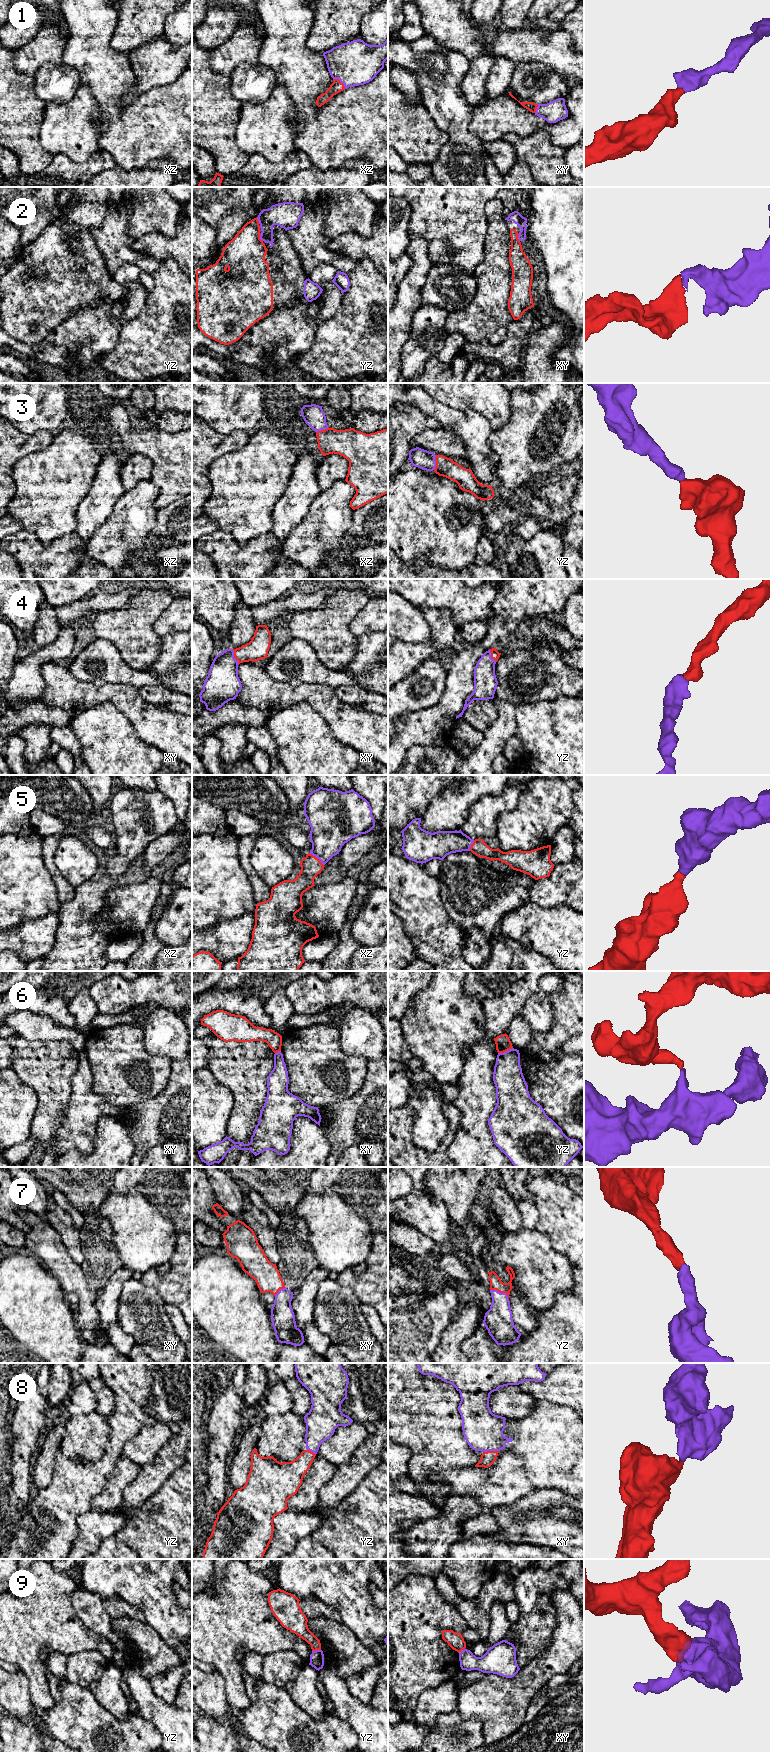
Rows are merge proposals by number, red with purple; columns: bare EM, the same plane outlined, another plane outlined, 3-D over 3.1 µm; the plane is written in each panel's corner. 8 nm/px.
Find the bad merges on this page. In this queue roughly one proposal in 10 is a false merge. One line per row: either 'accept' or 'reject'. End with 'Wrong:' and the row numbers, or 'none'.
1: accept
2: accept
3: accept
4: accept
5: accept
6: reject
7: accept
8: accept
9: reject
Wrong: 6, 9

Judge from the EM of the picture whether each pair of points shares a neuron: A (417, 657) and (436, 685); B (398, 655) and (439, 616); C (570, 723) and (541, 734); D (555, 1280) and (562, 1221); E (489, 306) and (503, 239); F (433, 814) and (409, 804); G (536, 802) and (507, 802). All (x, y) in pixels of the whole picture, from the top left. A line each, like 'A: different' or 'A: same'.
A: different
B: same
C: same
D: different
E: same
F: different
G: different

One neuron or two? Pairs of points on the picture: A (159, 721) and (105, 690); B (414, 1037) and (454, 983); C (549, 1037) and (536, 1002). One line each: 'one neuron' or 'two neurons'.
A: one neuron
B: one neuron
C: two neurons

